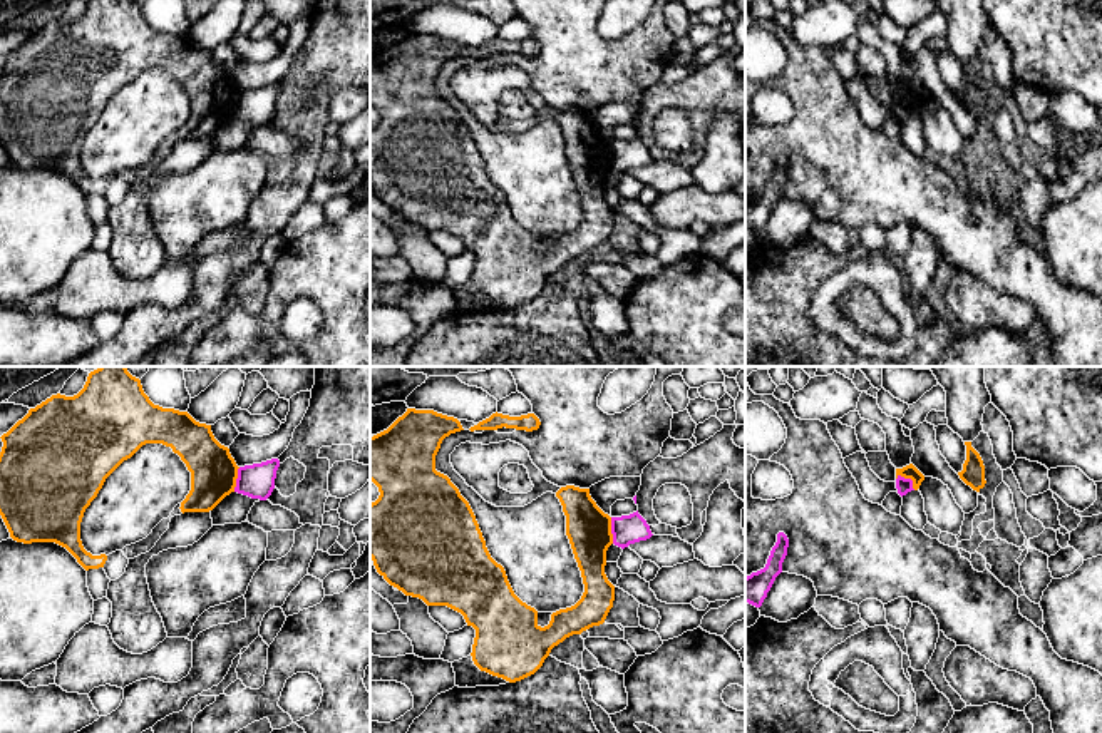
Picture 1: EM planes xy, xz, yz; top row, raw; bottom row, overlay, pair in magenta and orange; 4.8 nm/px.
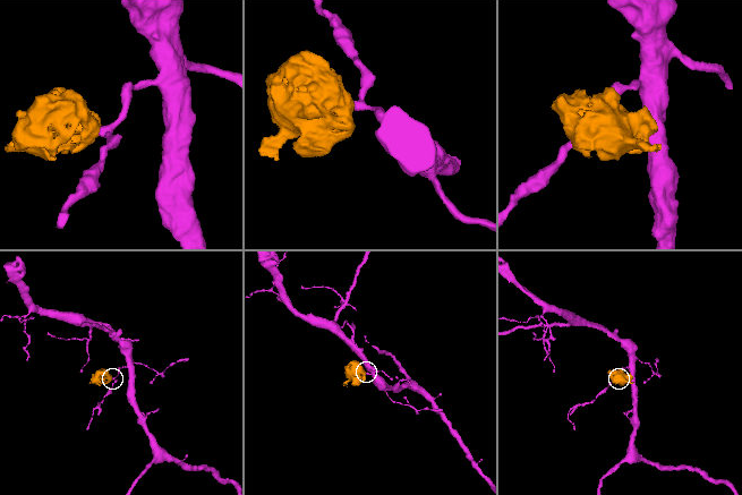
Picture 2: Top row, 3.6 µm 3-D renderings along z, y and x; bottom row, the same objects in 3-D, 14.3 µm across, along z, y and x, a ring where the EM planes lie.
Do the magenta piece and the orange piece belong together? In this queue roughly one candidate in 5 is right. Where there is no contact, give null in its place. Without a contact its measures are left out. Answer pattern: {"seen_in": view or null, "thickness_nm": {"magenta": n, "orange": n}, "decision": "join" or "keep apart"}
{"seen_in": "yz", "thickness_nm": {"magenta": 70, "orange": 70}, "decision": "keep apart"}

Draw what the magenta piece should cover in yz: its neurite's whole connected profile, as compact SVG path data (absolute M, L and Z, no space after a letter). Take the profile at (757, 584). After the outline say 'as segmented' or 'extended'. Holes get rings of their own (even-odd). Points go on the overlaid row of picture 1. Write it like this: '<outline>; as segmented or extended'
M784 532L777 534L777 542L770 551L764 569L745 577L745 602L760 607L775 577L782 572L782 562L787 556L789 539Z; as segmented

